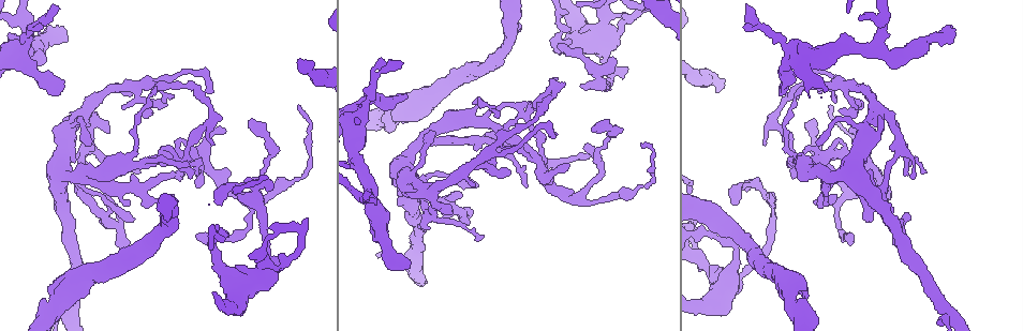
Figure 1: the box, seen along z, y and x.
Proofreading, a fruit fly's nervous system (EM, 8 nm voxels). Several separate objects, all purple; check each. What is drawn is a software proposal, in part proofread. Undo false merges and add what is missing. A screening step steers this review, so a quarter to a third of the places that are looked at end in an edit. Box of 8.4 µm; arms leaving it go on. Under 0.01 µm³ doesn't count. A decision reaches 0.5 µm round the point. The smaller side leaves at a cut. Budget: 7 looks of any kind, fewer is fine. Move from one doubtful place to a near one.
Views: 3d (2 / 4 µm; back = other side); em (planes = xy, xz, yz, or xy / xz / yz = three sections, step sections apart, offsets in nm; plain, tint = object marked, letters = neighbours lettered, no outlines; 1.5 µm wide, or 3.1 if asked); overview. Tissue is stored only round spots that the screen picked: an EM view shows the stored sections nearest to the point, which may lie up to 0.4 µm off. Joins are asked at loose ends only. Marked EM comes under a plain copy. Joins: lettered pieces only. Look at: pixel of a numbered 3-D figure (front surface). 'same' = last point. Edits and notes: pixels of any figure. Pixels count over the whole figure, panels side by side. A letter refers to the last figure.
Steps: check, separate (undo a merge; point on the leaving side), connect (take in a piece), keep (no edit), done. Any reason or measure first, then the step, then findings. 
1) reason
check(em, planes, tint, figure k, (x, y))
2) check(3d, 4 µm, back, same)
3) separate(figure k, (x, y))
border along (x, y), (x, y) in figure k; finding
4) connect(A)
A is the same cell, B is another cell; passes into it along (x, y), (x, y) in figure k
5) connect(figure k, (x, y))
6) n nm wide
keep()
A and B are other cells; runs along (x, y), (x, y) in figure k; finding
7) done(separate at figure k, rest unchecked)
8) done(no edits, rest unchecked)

thin end
check(em, planes, letters, figure 1, (498, 115))

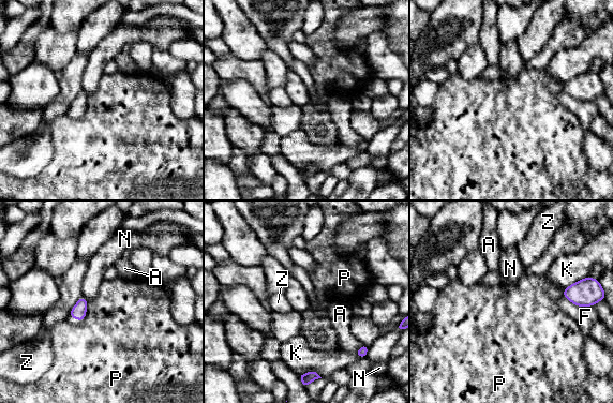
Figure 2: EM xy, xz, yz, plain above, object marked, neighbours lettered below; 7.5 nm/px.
120 nm wide
keep()
A, F, K, N, P and Z are other cells; border along (88, 301), (86, 316), (80, 323) in figure 2; no lettered piece goes on from it

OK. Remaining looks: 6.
an open end
check(em, planes, tint, figure 1, (593, 132))

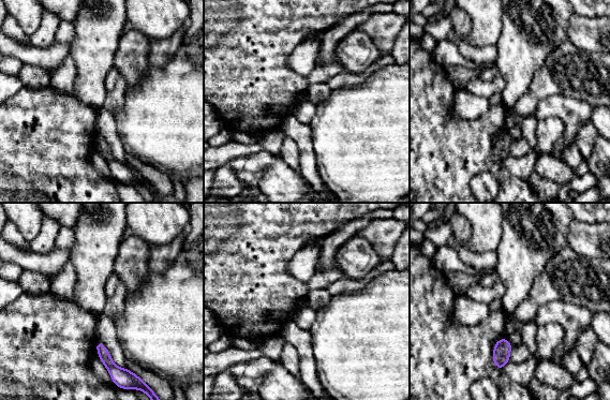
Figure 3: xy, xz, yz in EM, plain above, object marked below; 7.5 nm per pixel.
check(em, planes, letters, same)

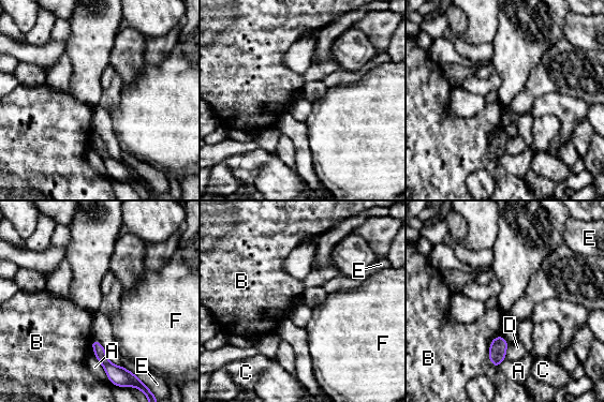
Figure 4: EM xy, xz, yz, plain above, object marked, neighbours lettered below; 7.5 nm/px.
keep()
A, B, C, D, E and F are other cells; border along (126, 387), (137, 388), (147, 399) in figure 4; none of them fits

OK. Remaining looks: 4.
check(3d, 4 µm, figure 1, (878, 112))

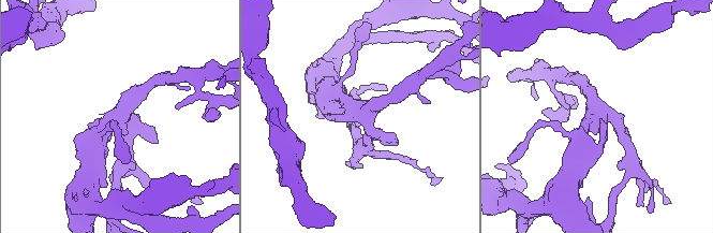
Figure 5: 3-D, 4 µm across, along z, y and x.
check(em, planes, letters, figure 5, (360, 113))

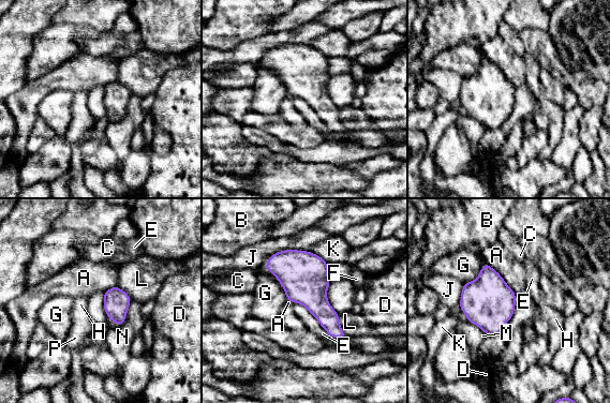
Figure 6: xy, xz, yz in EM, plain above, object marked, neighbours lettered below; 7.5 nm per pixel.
A touches over 360 nm
keep()
A, B, C, D, E, F, G, H, J, K, L, M, N and P are other cells; border along (485, 262), (479, 273), (463, 284) in figure 6; one cell here

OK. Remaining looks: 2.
done(no edits, rest unchecked)

